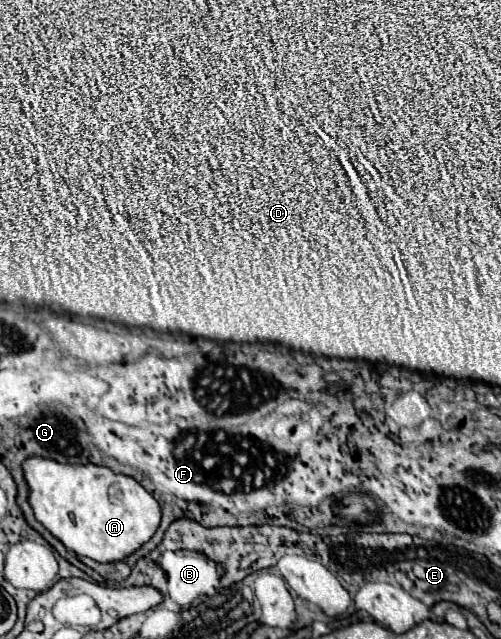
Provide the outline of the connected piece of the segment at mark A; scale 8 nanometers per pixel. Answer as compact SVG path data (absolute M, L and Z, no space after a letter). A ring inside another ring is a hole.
M32 457L24 461L24 477L30 487L30 505L36 513L36 519L58 537L70 551L76 555L90 557L98 563L124 561L128 555L138 551L160 525L160 505L156 499L132 477L118 475L108 467L100 465L60 465L50 459Z

